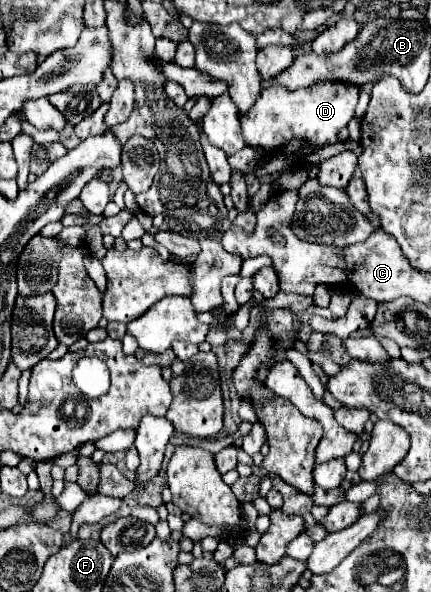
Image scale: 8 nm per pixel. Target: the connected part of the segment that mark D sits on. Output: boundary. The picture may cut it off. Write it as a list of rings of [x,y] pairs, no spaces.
[[[322,80],[310,86],[308,90],[288,90],[286,86],[270,86],[264,88],[260,98],[256,100],[254,108],[242,118],[242,136],[248,146],[264,148],[268,152],[282,152],[292,154],[300,148],[300,144],[332,144],[338,142],[336,134],[354,118],[354,108],[358,104],[360,86],[348,84],[344,80]]]

